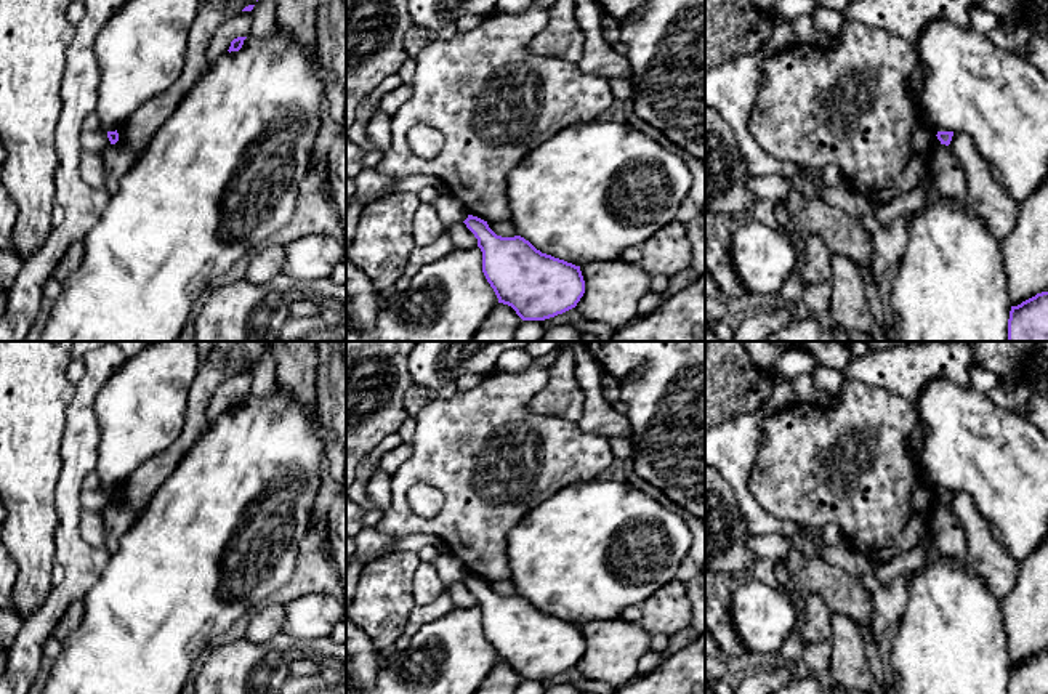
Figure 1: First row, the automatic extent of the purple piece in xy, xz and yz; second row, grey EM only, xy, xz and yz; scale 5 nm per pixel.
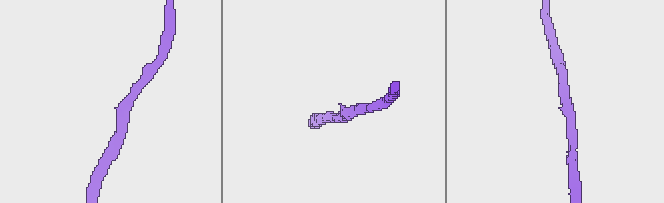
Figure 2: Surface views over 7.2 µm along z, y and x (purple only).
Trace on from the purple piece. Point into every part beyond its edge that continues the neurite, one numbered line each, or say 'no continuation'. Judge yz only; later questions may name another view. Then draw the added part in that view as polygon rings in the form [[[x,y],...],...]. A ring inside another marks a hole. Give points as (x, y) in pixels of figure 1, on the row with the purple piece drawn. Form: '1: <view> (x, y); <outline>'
1: yz (951, 286); [[[952,199],[925,207],[909,223],[909,242],[891,285],[894,327],[891,341],[1008,341],[1011,301],[1002,244],[969,205],[958,208]]]

